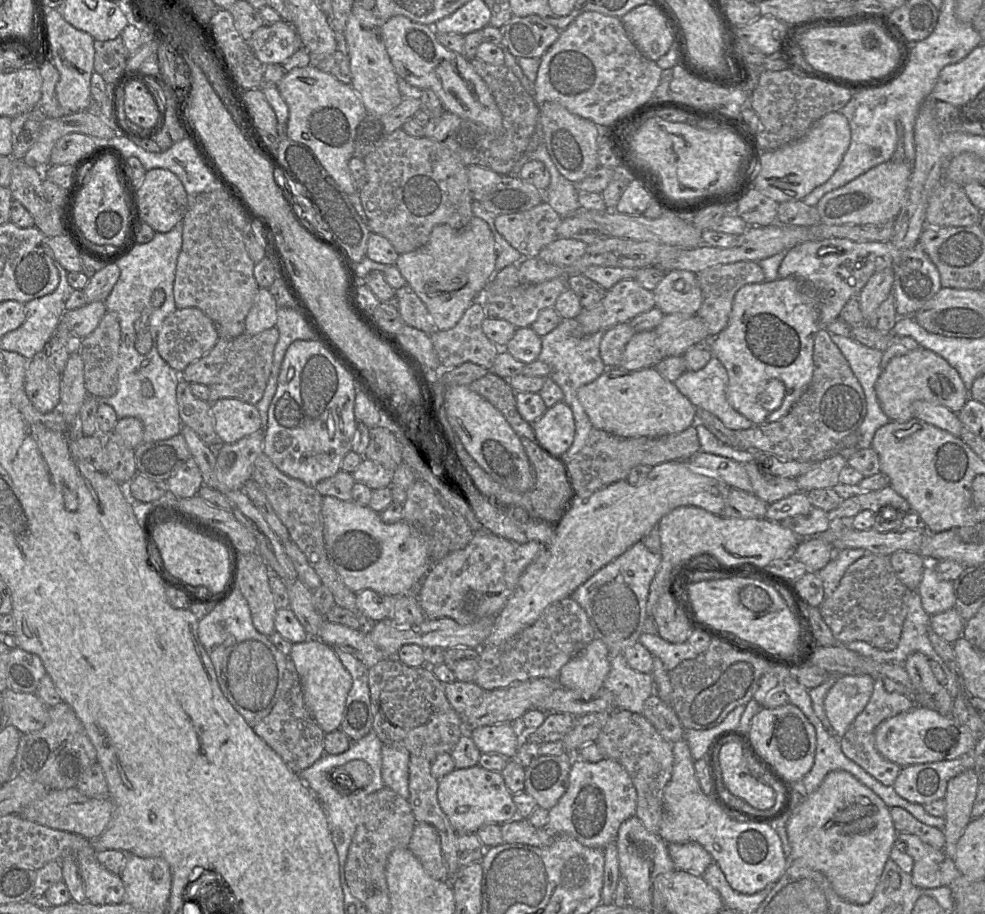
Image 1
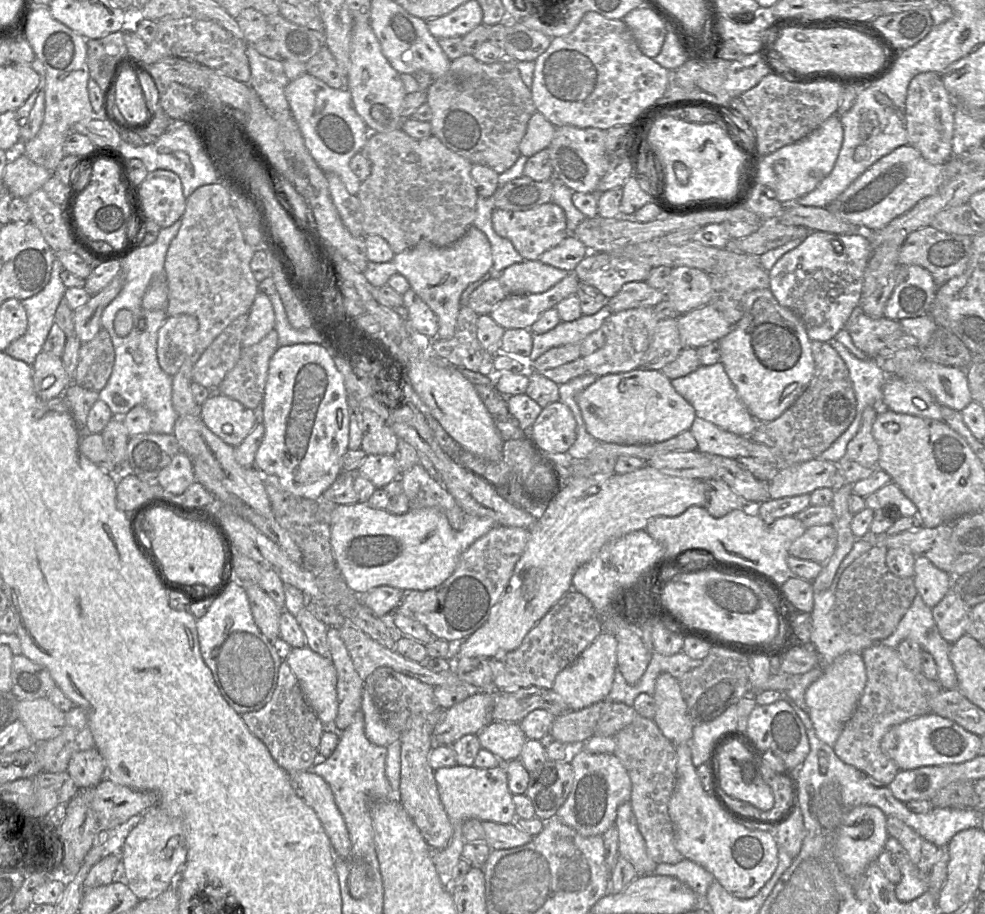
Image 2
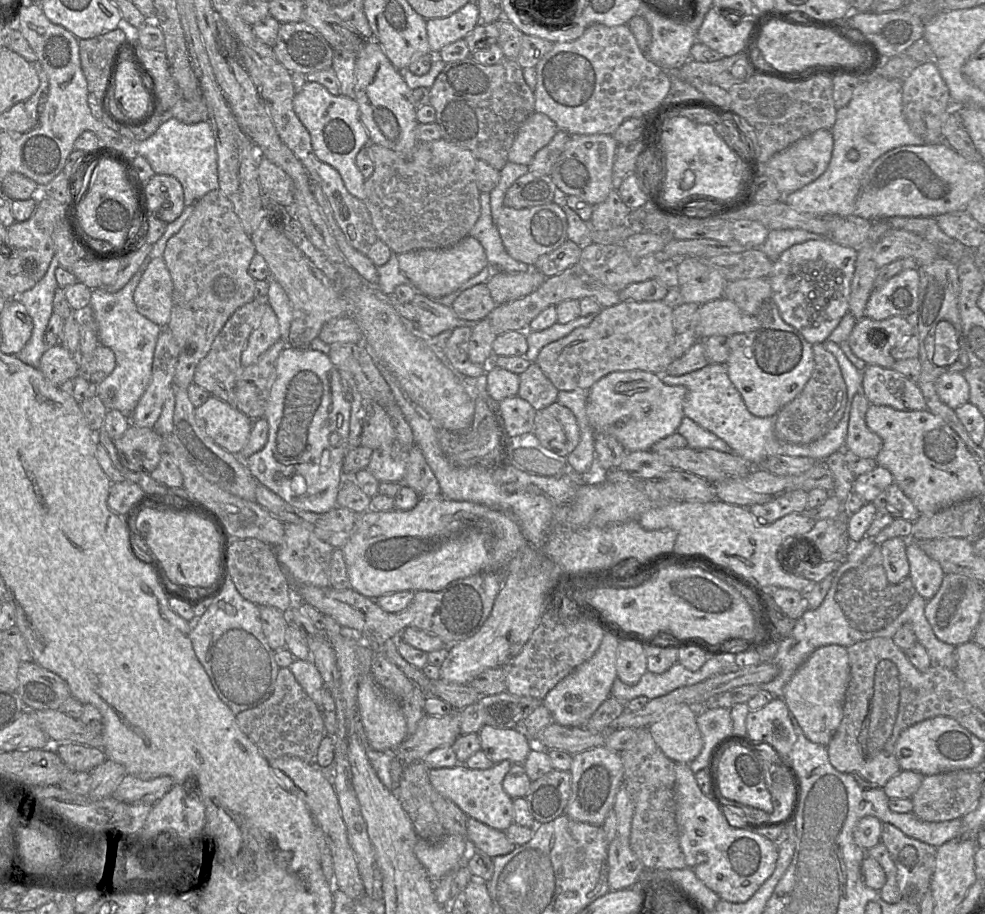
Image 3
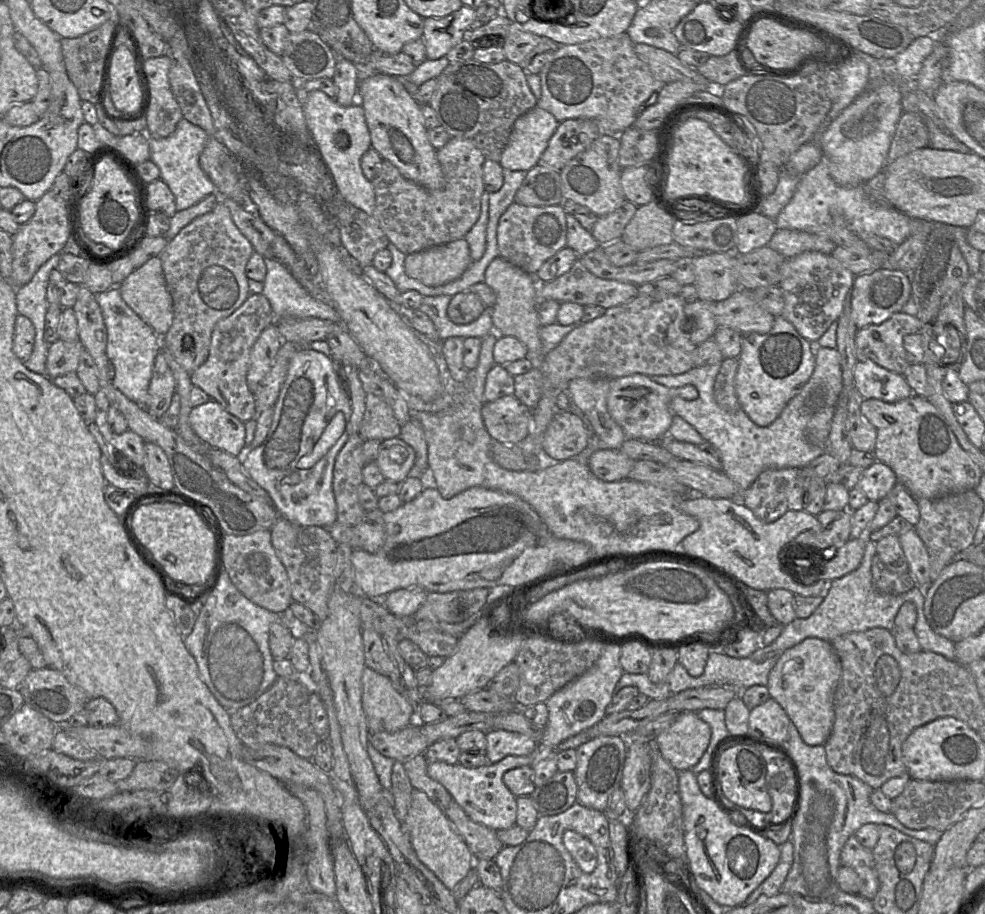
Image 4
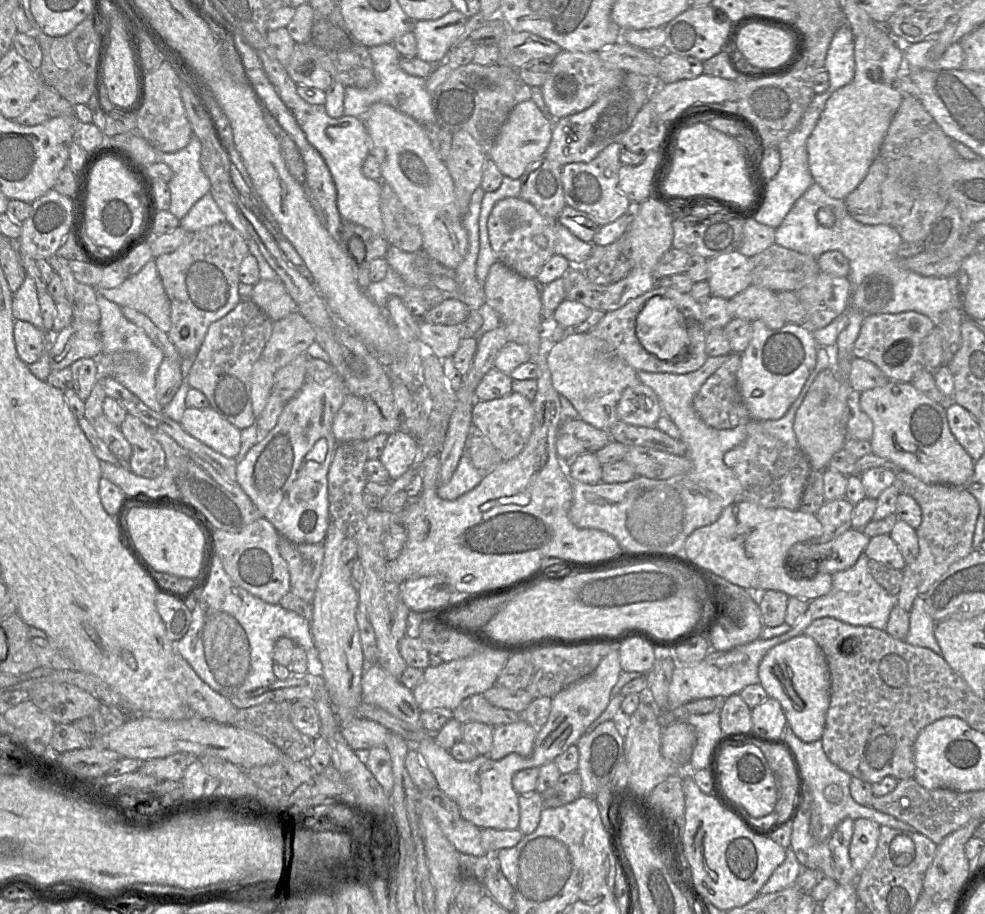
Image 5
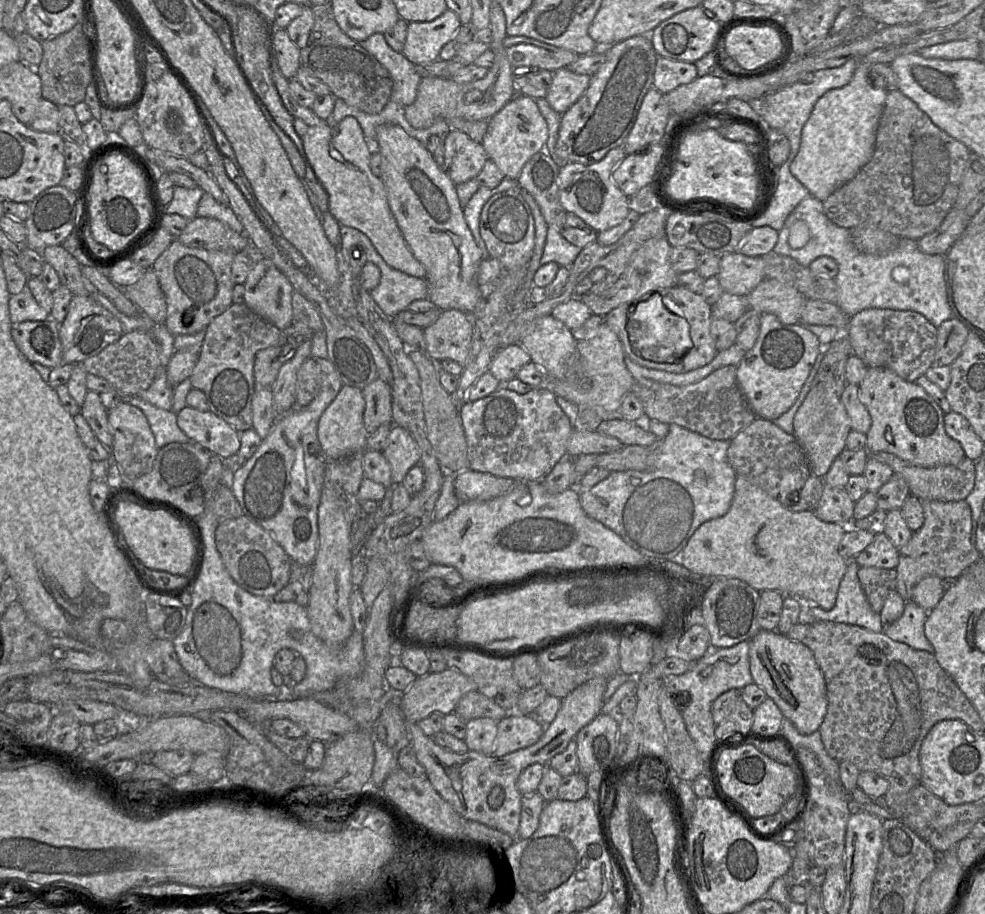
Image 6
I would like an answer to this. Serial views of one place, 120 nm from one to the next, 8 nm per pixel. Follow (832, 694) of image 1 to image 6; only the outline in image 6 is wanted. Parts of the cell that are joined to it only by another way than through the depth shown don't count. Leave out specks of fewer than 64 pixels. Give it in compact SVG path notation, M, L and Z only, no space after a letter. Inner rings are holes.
M761 629L749 640L753 682L760 686L802 735L819 730L827 710L826 684L814 654L805 644L778 631Z

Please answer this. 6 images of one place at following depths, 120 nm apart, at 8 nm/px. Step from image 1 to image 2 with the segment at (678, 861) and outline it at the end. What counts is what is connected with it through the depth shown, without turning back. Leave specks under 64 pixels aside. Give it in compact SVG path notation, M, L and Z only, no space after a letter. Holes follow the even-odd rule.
M685 858L676 864L657 864L654 874L674 877L686 884L702 898L704 898L708 888L715 881L710 872Z

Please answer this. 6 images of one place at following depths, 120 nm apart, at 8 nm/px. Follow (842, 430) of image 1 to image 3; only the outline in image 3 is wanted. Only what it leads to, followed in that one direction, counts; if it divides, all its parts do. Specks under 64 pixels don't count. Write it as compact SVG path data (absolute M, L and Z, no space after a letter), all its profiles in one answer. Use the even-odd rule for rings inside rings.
M822 344L813 345L814 370L800 392L776 414L775 437L786 443L809 444L834 429L842 419L847 403L847 387L836 358Z

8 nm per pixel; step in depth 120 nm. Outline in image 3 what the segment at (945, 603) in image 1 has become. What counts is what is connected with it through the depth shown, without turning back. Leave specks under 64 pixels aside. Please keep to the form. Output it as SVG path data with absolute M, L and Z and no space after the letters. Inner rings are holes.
M913 539L907 540L906 555L910 567L909 577L916 592L925 600L930 600L938 592L945 576L942 567Z

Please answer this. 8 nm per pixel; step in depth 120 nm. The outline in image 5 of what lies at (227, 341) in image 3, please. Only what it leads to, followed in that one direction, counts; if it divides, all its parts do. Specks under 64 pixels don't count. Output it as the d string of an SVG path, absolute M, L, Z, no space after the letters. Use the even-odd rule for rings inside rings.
M242 300L221 319L210 324L189 370L187 383L201 391L209 405L240 430L256 424L251 399L251 371L273 330L272 320L252 301Z

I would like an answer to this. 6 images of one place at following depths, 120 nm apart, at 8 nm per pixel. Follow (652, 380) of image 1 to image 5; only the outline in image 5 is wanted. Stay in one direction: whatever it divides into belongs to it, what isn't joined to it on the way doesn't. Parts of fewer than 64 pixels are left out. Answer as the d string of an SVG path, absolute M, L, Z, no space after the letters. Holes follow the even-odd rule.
M639 381L623 390L616 413L618 420L642 427L655 427L664 414L654 390Z

